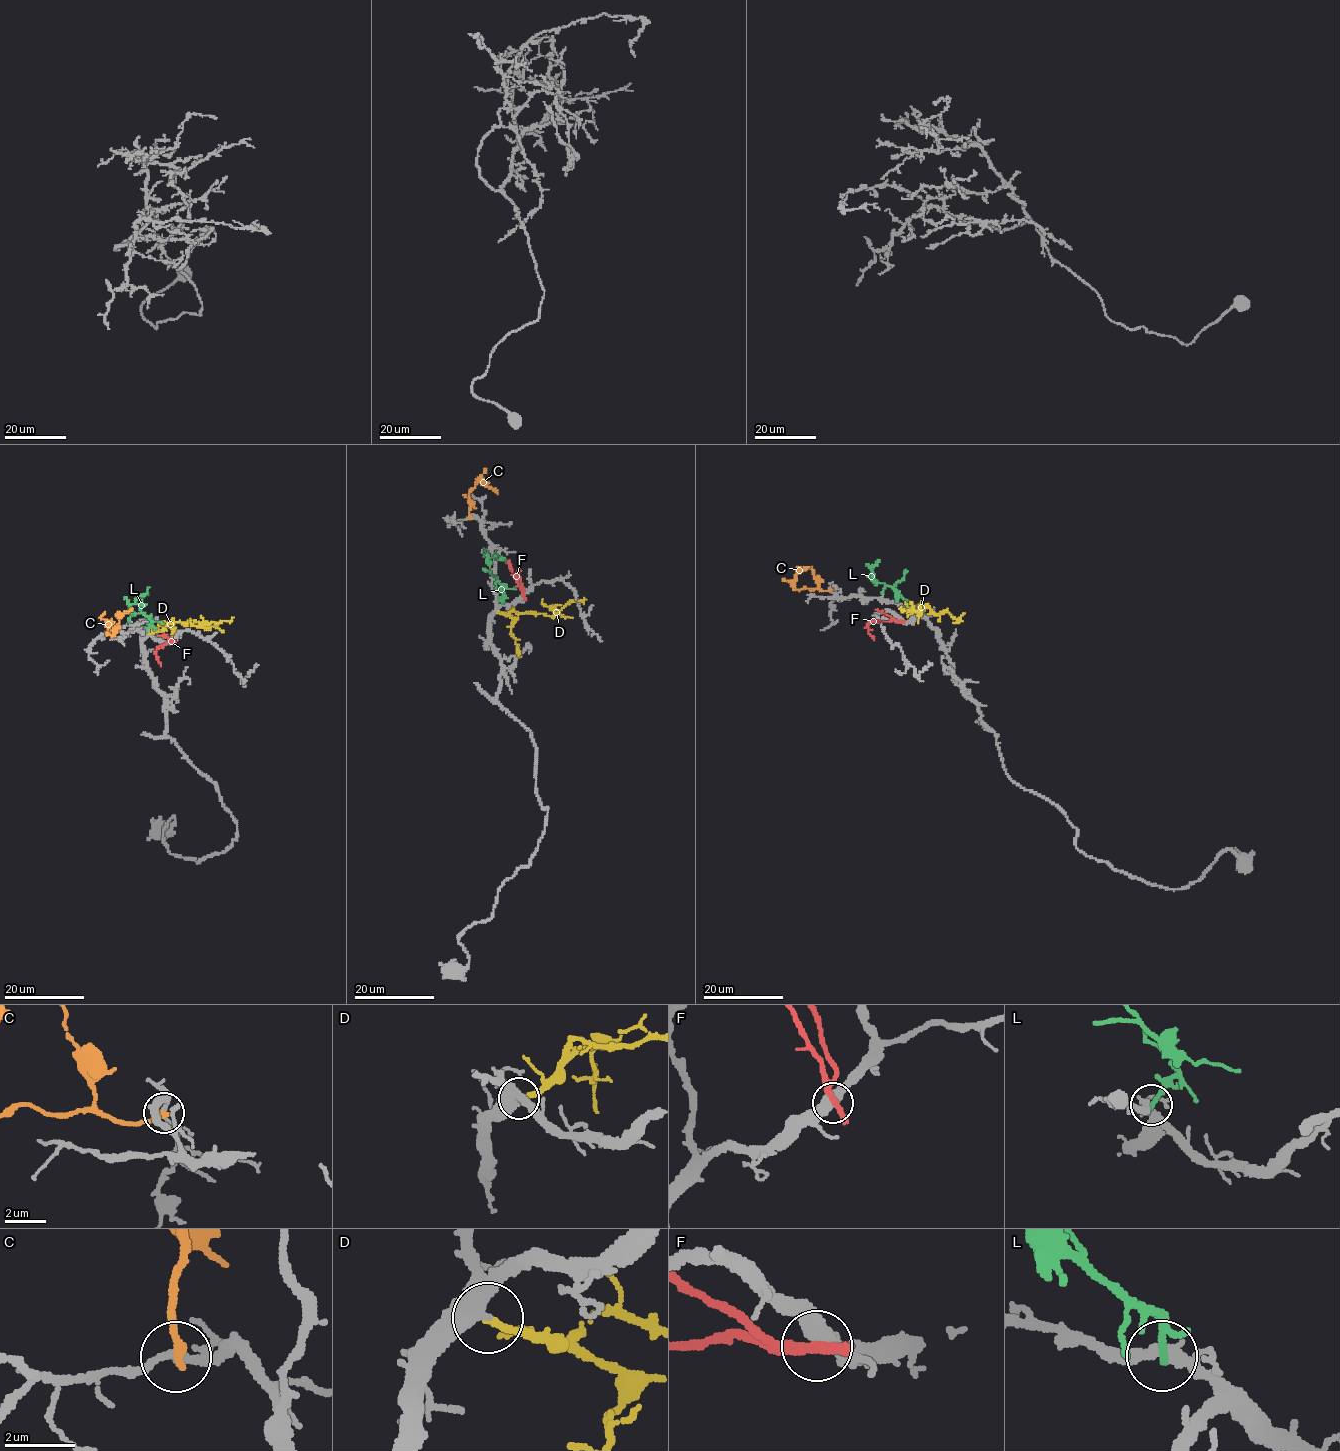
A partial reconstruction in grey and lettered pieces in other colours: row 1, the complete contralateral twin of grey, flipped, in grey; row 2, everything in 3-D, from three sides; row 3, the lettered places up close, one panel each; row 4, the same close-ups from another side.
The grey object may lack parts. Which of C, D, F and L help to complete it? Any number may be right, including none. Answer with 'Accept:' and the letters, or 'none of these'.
Accept: D

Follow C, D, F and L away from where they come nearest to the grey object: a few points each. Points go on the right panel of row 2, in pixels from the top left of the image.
C: (832, 589), (793, 587), (797, 573), (808, 566)
D: (919, 613), (920, 603), (919, 610), (902, 610), (900, 607)
F: (901, 621), (872, 621), (867, 628), (873, 640)
L: (910, 607), (909, 602), (891, 587), (872, 580), (871, 567), (879, 559)

